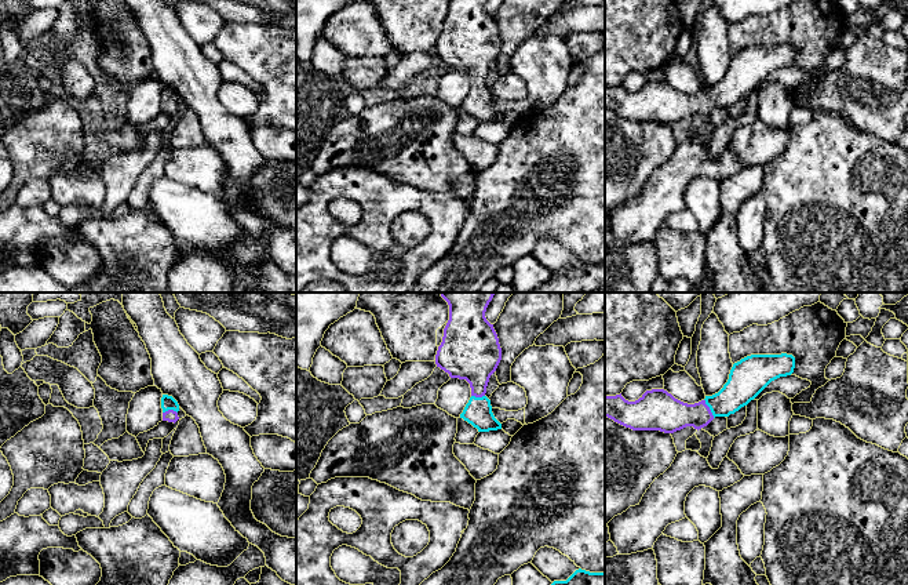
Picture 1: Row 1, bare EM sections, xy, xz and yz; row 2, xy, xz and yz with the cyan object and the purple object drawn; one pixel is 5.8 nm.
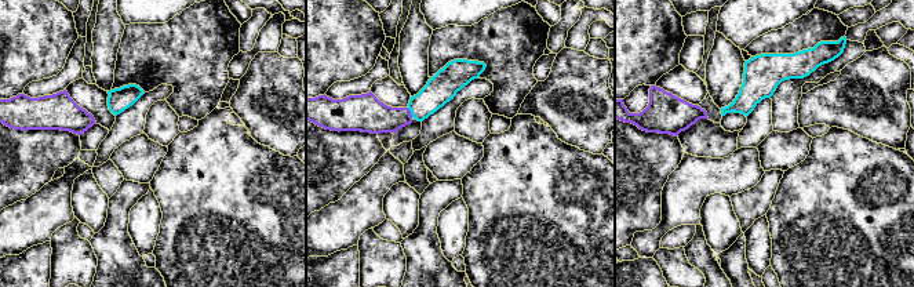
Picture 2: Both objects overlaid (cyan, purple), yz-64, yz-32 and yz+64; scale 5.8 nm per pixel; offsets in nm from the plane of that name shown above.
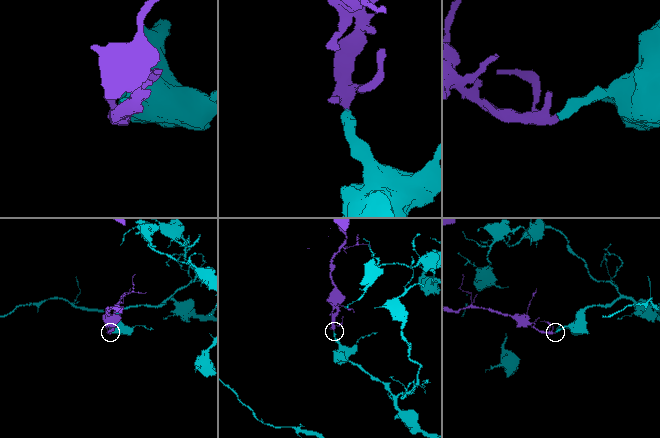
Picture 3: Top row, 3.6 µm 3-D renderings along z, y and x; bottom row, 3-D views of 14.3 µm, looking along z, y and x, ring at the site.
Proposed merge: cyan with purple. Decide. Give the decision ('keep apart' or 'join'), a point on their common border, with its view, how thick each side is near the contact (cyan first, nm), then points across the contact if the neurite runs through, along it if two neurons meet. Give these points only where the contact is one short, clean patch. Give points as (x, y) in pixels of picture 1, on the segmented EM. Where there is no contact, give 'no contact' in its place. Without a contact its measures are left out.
join; meets cyan in yz at (710, 409); 200 nm thick on the cyan side, 200 nm on the other; runs through yz (744, 384), (726, 402), (710, 409), (700, 414), (668, 414)

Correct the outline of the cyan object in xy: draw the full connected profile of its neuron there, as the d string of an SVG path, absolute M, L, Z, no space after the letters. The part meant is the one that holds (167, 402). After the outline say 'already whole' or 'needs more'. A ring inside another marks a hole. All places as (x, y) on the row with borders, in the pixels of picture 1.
M163 395L161 408L163 408L163 421L175 424L179 419L178 417L179 404L172 396Z | needs more

